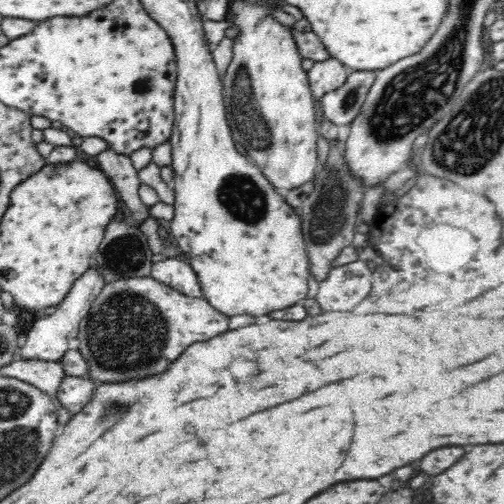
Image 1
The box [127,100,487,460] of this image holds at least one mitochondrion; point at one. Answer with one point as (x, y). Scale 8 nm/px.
(327, 213)

